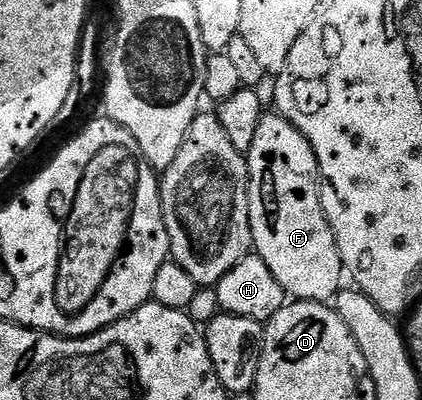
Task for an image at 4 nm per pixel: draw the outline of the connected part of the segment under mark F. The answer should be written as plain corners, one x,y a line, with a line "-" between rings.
264,114
245,158
254,254
269,265
269,273
277,277
281,289
292,300
334,300
344,286
345,268
323,212
318,159
309,140
280,114

